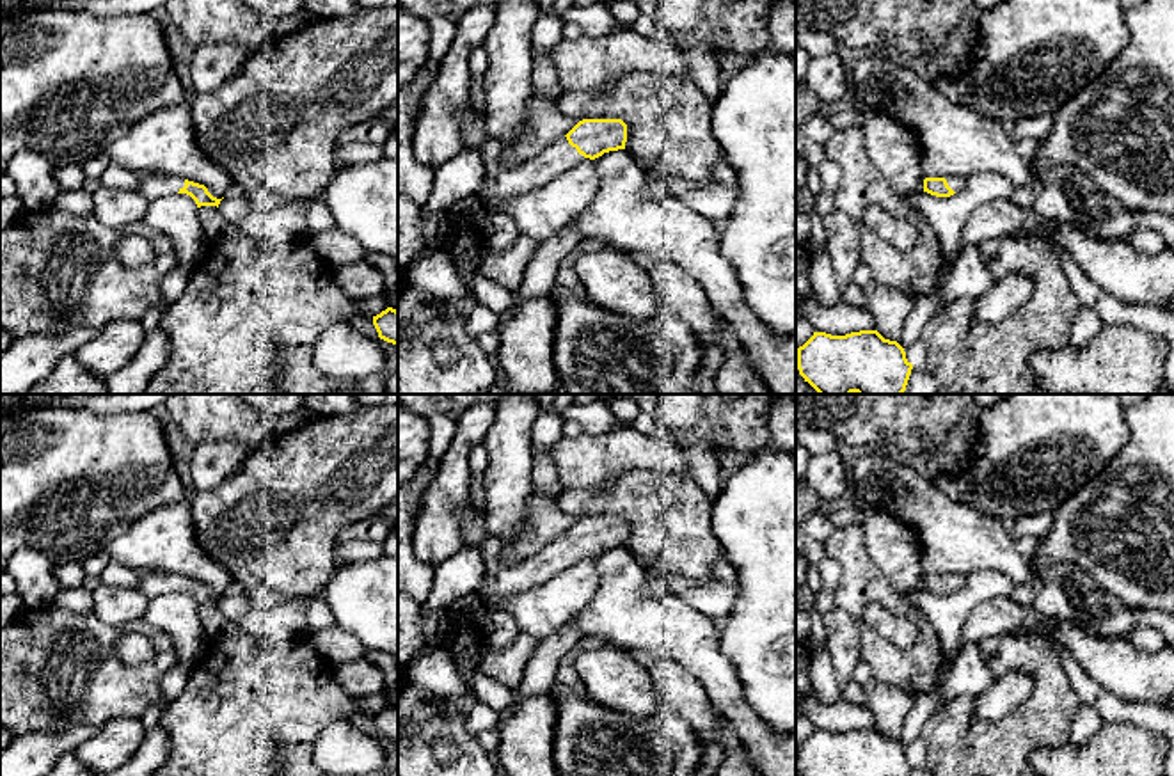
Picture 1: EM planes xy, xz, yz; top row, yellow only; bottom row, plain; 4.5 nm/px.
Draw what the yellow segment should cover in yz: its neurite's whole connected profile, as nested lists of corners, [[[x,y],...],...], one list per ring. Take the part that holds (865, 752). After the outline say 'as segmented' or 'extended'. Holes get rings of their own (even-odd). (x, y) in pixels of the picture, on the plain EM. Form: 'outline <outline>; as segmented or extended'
outline [[[877,728],[813,730],[796,751],[803,776],[909,776],[913,767],[904,746]]]; as segmented

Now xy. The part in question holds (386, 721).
outline [[[387,705],[380,712],[373,714],[373,723],[380,737],[398,742],[398,709],[396,707]]]; as segmented

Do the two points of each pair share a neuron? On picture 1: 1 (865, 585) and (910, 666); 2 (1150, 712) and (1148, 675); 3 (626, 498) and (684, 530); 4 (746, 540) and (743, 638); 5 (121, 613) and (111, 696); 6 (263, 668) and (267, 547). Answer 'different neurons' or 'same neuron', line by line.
1: same neuron
2: different neurons
3: same neuron
4: same neuron
5: different neurons
6: different neurons

